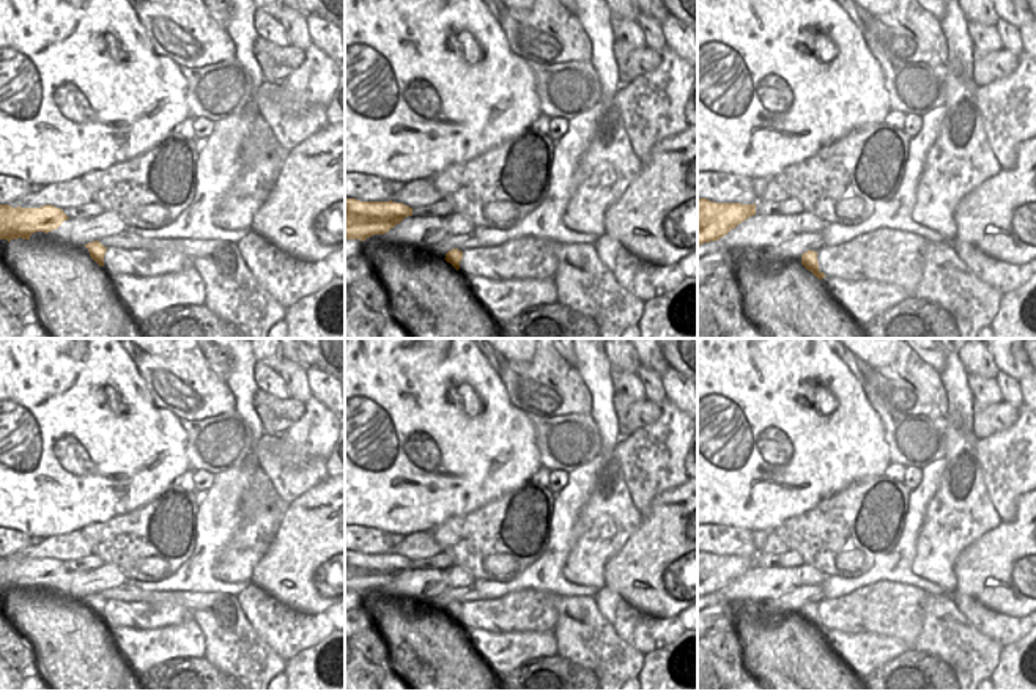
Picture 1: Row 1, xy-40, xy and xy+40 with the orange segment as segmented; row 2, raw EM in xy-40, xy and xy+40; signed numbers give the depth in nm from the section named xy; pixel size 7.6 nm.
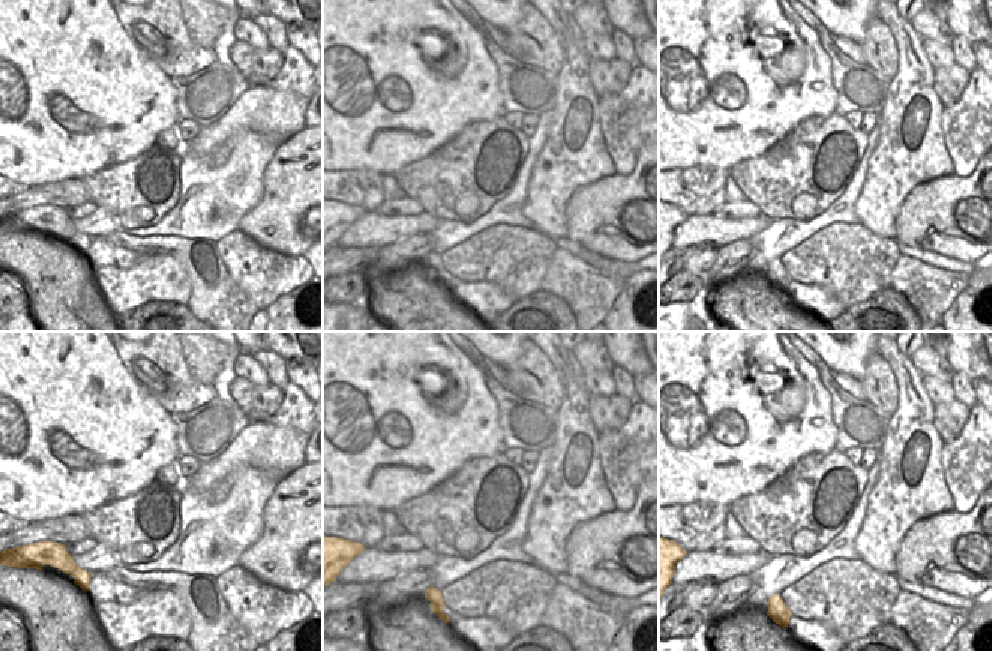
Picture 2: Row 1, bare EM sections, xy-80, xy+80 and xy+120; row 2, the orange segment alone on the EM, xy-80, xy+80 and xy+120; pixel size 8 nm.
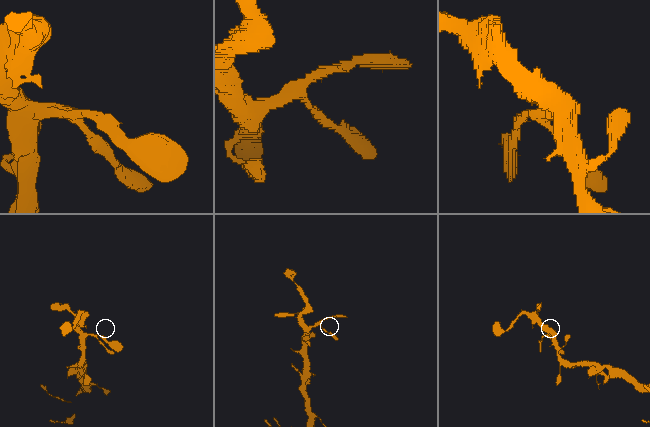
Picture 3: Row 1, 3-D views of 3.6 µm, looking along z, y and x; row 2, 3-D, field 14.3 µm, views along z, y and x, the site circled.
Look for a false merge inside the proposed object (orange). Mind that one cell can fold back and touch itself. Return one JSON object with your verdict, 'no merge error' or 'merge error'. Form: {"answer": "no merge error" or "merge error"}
{"answer": "no merge error"}

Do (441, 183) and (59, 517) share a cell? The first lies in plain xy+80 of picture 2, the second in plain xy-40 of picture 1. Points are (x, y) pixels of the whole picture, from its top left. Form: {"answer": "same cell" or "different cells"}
{"answer": "different cells"}

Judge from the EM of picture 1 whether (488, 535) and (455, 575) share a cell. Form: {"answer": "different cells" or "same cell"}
{"answer": "different cells"}

